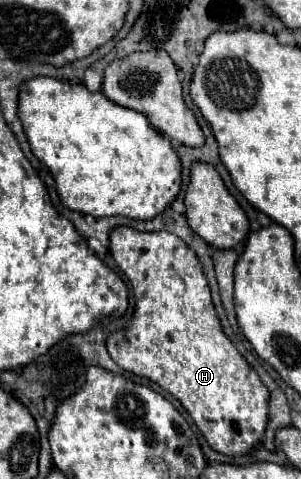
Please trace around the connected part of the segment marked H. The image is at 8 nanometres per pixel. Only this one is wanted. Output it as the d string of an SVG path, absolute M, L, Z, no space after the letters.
M119 227L111 233L109 253L131 281L136 300L127 331L117 330L109 335L107 347L113 361L133 375L147 377L179 399L215 451L231 457L249 455L265 435L269 421L269 389L261 383L257 371L245 361L237 347L225 337L211 301L207 277L195 251L173 233L139 233L131 227Z

